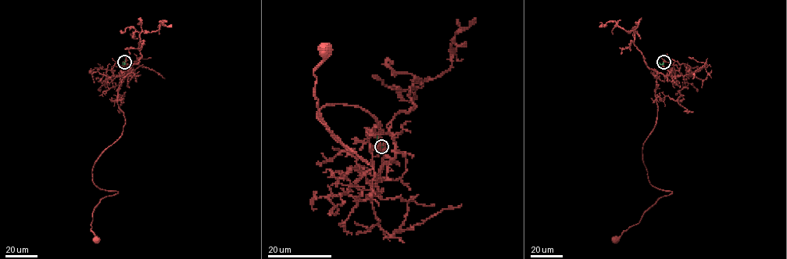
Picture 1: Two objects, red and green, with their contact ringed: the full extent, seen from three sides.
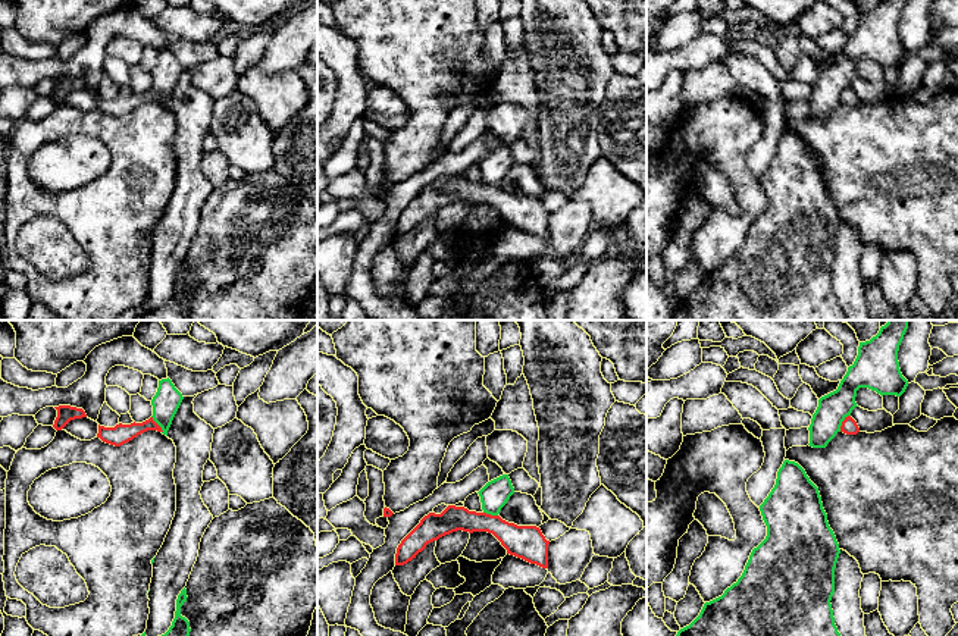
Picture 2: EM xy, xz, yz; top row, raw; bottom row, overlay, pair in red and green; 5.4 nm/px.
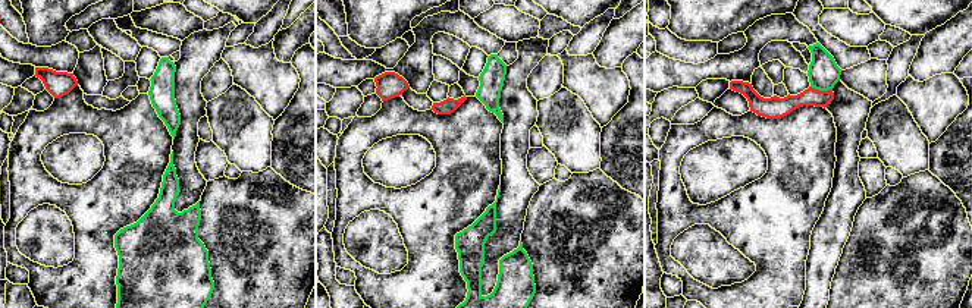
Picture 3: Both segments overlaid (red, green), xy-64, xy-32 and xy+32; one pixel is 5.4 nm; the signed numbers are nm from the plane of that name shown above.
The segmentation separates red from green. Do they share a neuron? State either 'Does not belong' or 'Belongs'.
Does not belong

